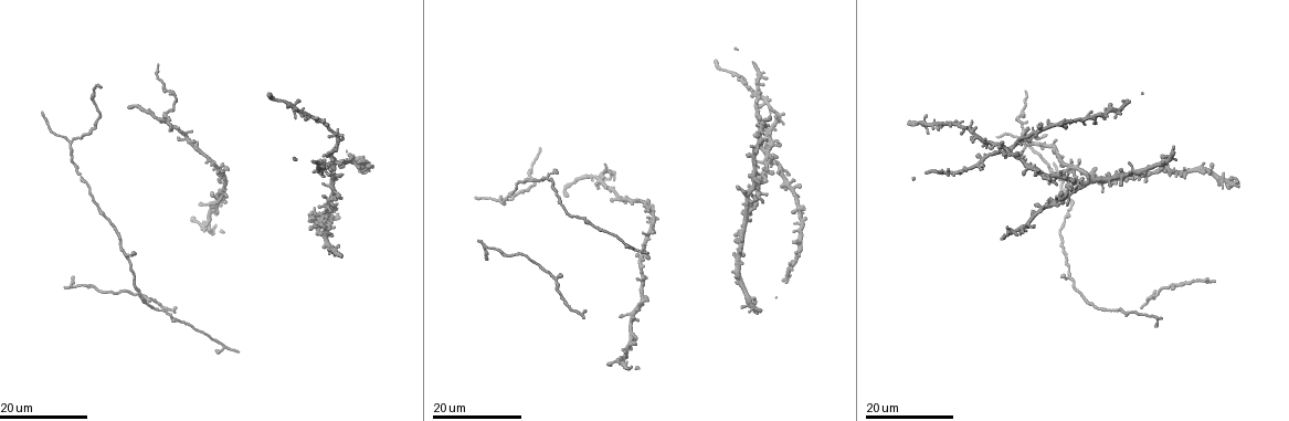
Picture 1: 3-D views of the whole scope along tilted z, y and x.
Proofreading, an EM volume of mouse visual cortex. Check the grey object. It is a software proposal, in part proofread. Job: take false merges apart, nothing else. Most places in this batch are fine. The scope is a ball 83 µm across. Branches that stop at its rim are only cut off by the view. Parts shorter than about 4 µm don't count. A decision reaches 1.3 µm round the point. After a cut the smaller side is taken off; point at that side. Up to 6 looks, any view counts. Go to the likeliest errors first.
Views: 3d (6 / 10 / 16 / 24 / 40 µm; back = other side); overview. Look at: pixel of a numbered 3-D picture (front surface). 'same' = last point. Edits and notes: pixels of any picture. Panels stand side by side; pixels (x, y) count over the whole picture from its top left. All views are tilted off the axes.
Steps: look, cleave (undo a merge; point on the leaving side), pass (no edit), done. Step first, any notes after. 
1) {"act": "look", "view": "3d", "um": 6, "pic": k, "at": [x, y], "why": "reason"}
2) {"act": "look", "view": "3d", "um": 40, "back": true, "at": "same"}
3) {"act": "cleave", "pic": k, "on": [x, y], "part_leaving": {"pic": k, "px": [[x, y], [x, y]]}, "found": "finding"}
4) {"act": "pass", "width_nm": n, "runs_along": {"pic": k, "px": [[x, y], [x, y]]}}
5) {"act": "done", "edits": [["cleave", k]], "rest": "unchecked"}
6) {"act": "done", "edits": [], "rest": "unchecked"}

{"act": "look", "view": "3d", "um": 16, "pic": 1, "at": [601, 174], "why": "three arms meet"}

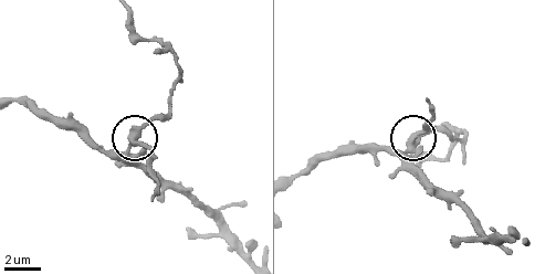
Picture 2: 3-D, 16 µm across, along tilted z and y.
{"act": "look", "view": "3d", "um": 10, "pic": 2, "at": [136, 141], "why": "zoom in"}

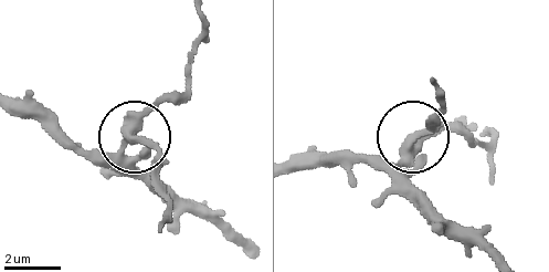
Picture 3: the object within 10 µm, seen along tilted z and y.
{"act": "cleave", "pic": 3, "on": [150, 106], "side_arm_um": 5, "part_leaving": {"pic": 3, "px": [[128, 129], [186, 87], [200, 20]]}, "found": "two cells meet here"}

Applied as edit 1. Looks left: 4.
{"act": "look", "view": "3d", "um": 16, "pic": 1, "at": [554, 280], "why": "three-way junction"}

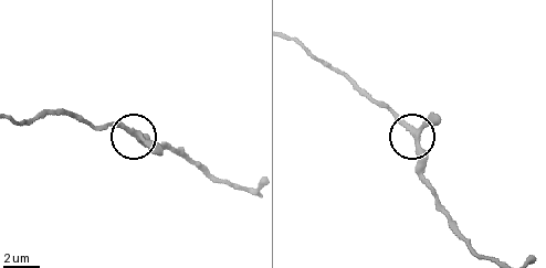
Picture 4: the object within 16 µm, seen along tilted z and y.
{"act": "look", "view": "3d", "um": 6, "pic": 4, "at": [135, 135]}

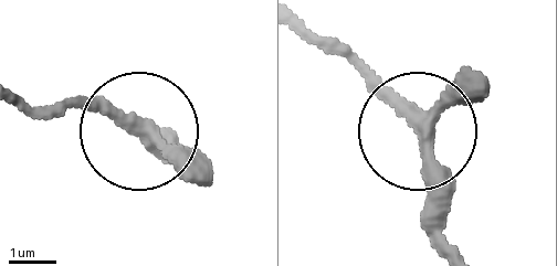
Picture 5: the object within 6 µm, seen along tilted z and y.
{"act": "look", "view": "3d", "um": 6, "back": true, "pic": 5, "at": [142, 128]}

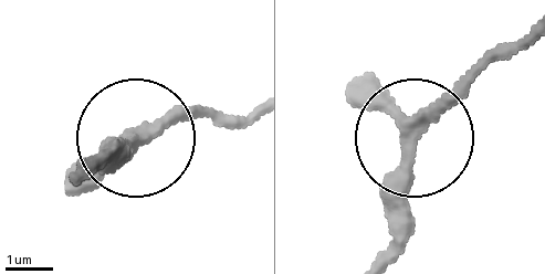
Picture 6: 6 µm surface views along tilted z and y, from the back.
{"act": "pass", "arms": 3, "found": "one cell here"}

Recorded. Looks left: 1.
{"act": "done", "edits": [["cleave", 3]], "rest": "unchecked"}

